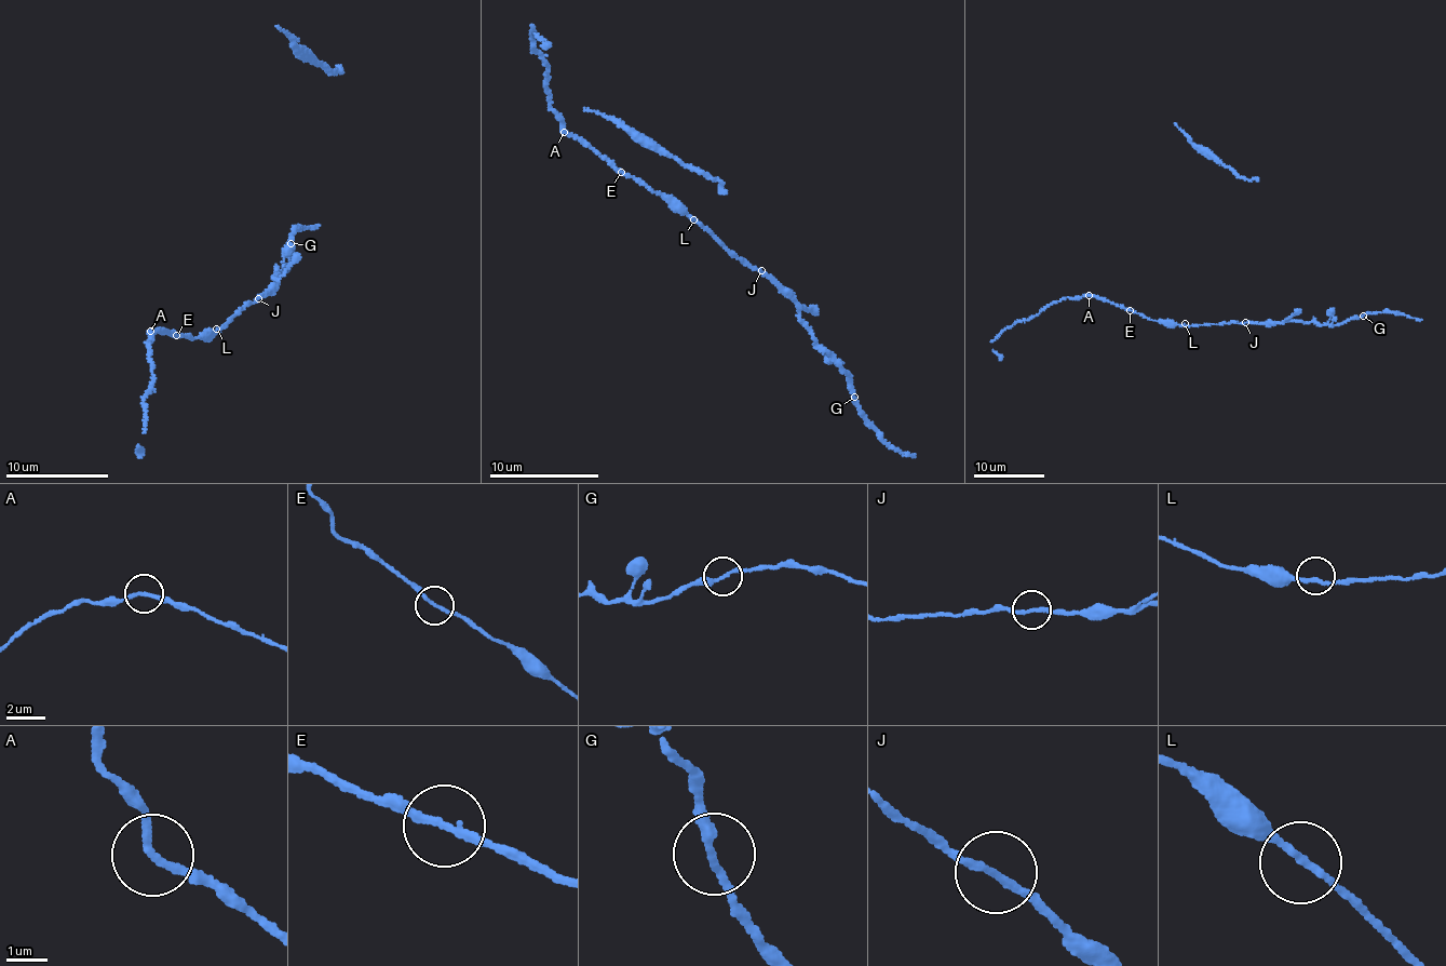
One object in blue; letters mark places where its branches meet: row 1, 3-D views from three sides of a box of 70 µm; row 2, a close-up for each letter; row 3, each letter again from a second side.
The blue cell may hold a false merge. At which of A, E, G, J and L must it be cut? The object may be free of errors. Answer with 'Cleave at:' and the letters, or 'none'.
Cleave at: A

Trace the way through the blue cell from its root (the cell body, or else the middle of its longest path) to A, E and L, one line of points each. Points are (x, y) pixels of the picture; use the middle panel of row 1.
A: (759, 271), (732, 256), (707, 229), (678, 212), (660, 195), (632, 176), (626, 177), (589, 146), (563, 131)
E: (759, 271), (732, 256), (707, 229), (678, 212), (660, 195), (621, 172)
L: (759, 271), (732, 256), (693, 219)

